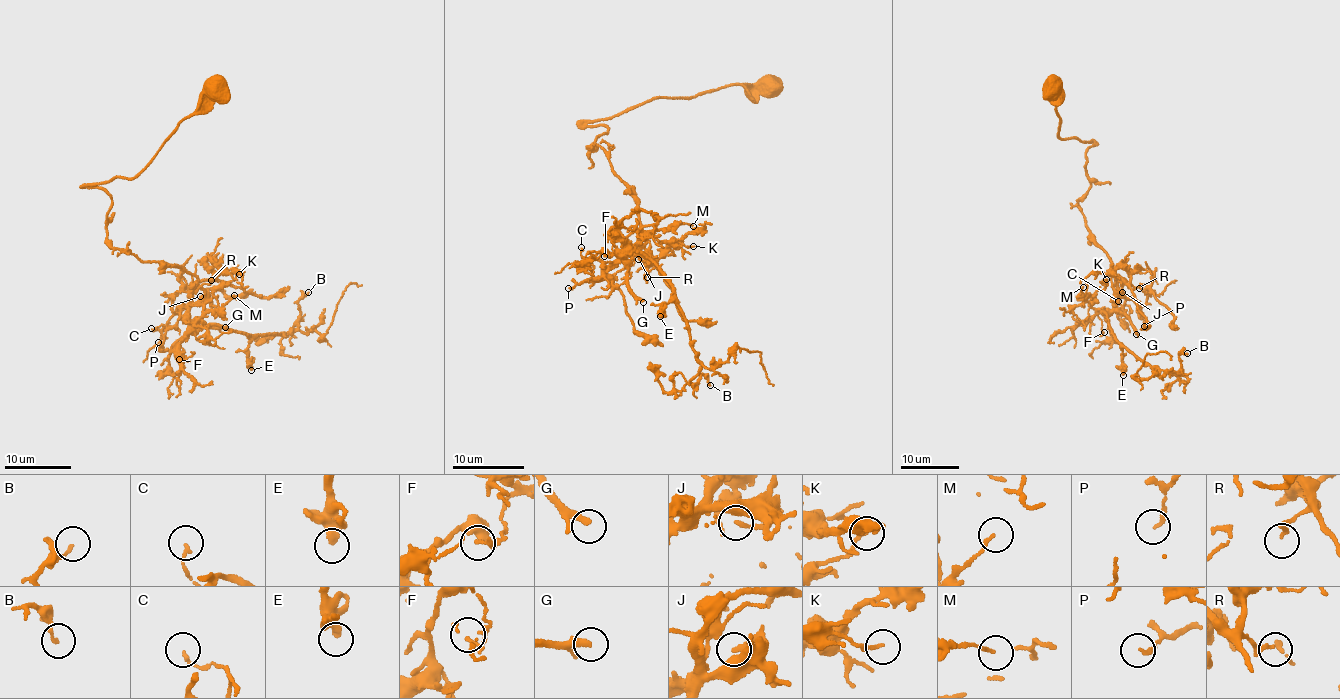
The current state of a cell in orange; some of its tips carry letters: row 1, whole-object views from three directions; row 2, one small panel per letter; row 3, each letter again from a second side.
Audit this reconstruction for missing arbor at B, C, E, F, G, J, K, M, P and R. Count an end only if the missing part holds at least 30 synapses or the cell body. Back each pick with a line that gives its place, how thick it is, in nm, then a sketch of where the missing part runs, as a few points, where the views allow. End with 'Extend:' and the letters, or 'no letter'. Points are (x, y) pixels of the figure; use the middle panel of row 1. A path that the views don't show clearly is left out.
G: (643, 302) | 220 nm
Extend: G

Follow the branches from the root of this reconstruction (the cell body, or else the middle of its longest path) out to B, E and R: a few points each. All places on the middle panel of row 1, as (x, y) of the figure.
B: (635, 202), (644, 238), (622, 257), (638, 252), (660, 266), (699, 364), (691, 381), (701, 374), (710, 385)
E: (635, 202), (644, 238), (622, 257), (629, 251), (638, 252), (656, 261), (663, 271), (672, 290), (660, 316)
R: (635, 202), (638, 219), (647, 239), (644, 250), (654, 262), (647, 277)

